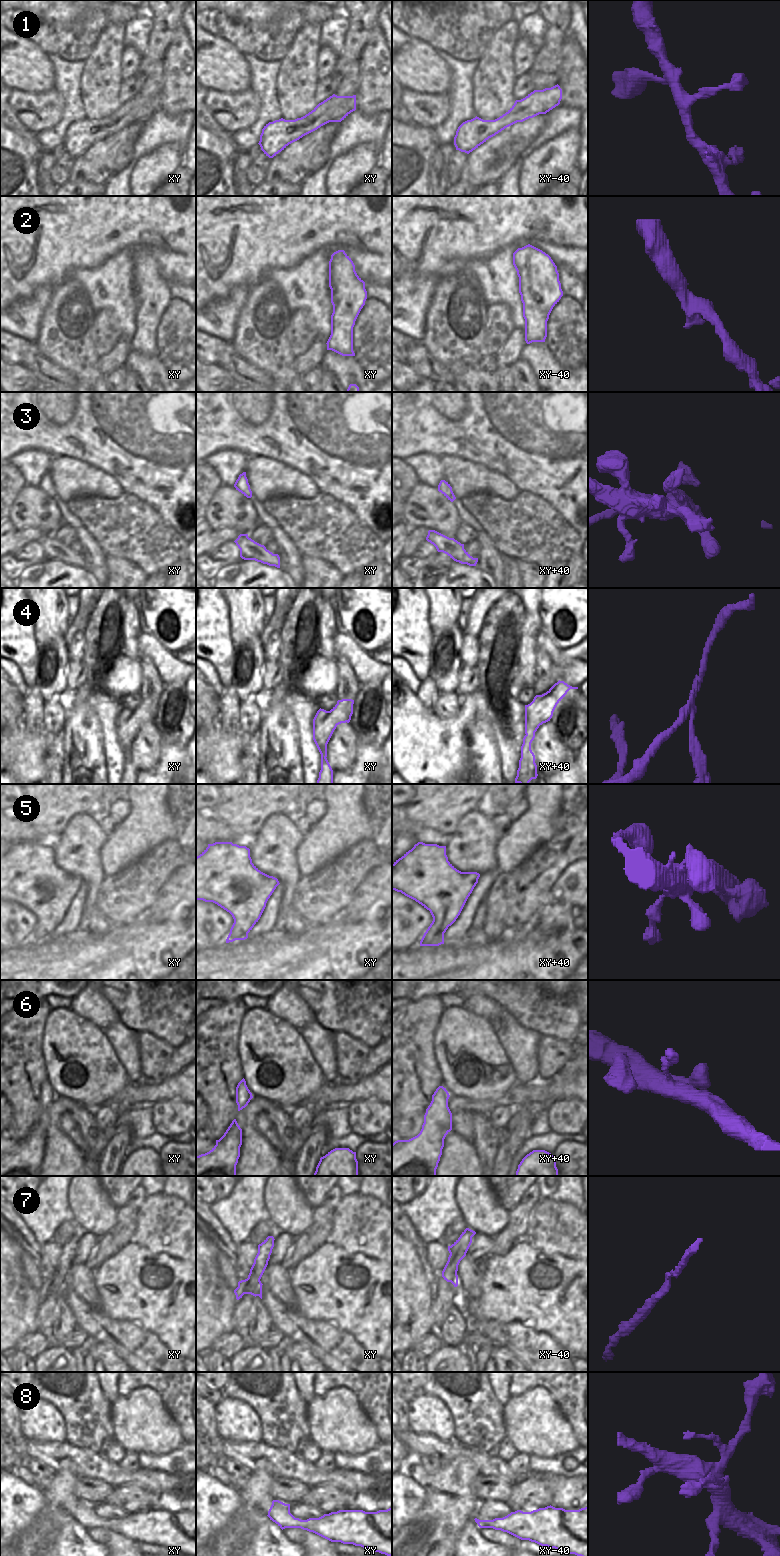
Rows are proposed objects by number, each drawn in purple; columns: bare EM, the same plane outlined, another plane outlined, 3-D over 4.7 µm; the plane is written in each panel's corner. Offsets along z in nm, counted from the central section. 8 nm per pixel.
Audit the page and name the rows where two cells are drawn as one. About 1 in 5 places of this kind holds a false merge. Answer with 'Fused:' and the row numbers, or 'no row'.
Fused: 4

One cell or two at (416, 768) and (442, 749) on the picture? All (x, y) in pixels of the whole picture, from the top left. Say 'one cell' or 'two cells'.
one cell

